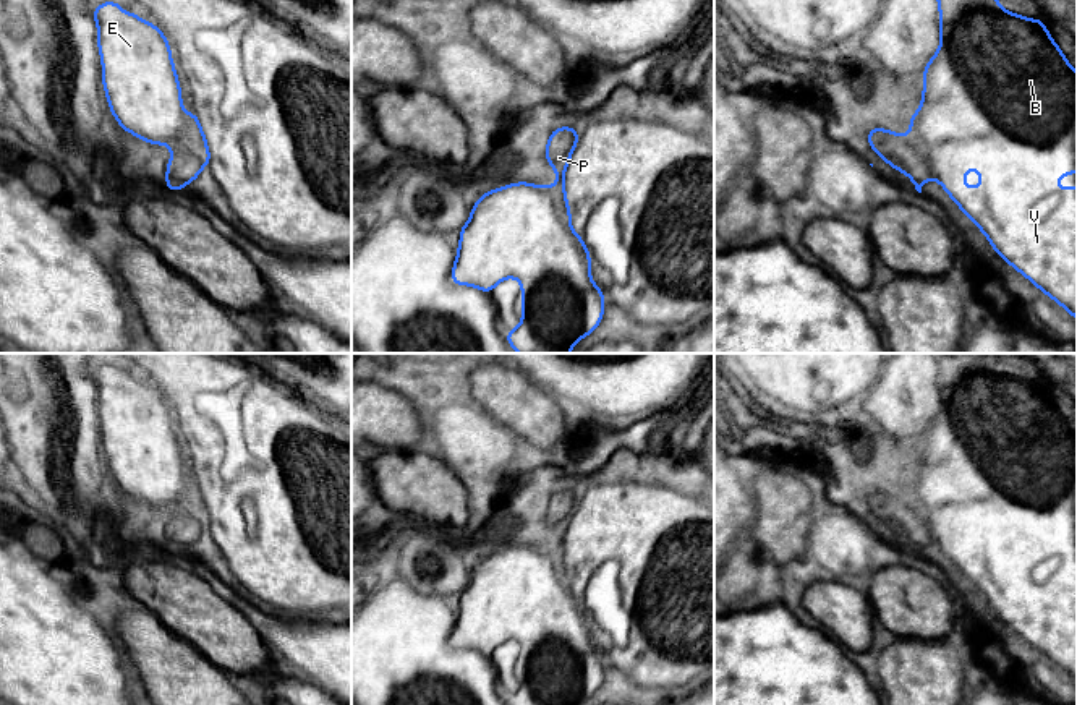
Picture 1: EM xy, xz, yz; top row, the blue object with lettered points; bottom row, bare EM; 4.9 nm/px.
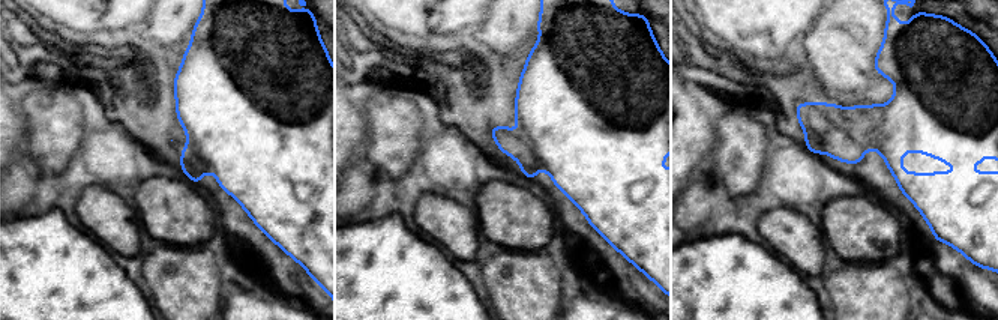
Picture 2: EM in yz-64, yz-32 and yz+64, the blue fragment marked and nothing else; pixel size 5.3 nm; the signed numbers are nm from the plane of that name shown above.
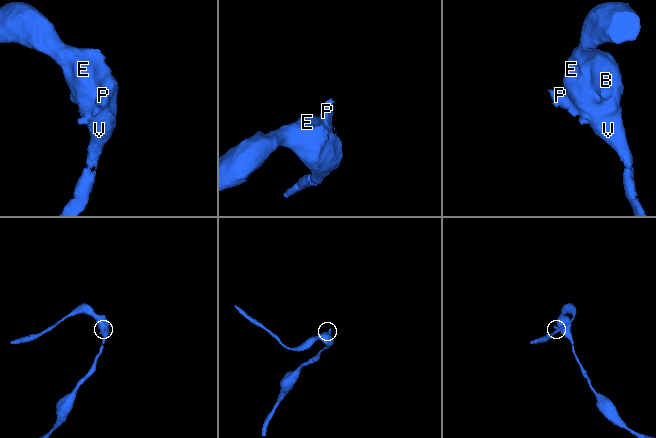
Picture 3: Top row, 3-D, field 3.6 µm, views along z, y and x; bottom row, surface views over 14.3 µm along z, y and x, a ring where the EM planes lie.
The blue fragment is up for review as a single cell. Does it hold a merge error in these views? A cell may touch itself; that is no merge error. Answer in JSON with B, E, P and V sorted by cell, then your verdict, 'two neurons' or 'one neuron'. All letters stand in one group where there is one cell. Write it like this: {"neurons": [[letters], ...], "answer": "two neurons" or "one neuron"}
{"neurons": [["B", "E", "V"], ["P"]], "answer": "two neurons"}

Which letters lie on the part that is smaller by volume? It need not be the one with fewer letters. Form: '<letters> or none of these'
P

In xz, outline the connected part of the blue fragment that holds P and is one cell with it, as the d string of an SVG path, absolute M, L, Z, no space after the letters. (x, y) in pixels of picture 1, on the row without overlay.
M560 489L554 493L549 498L549 504L546 509L546 525L554 530L557 546L552 551L534 548L538 553L544 554L551 561L560 583L565 585L568 590L572 590L572 575L565 561L565 533L578 504L580 499L573 489Z

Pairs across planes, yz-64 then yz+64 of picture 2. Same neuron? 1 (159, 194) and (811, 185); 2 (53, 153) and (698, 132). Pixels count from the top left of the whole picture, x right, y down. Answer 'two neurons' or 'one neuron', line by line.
1: two neurons
2: two neurons

